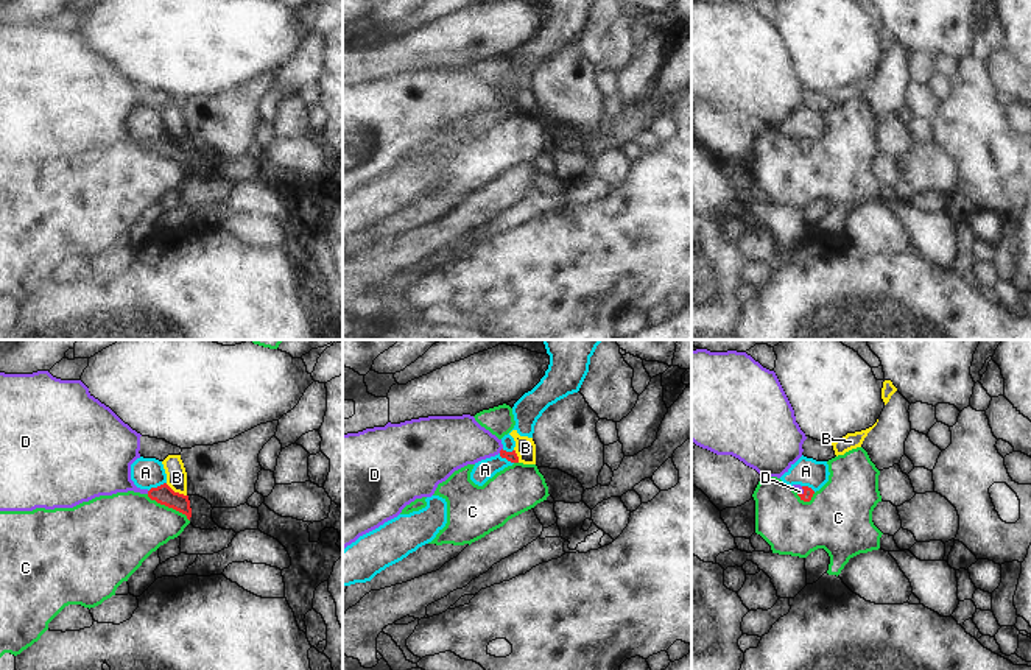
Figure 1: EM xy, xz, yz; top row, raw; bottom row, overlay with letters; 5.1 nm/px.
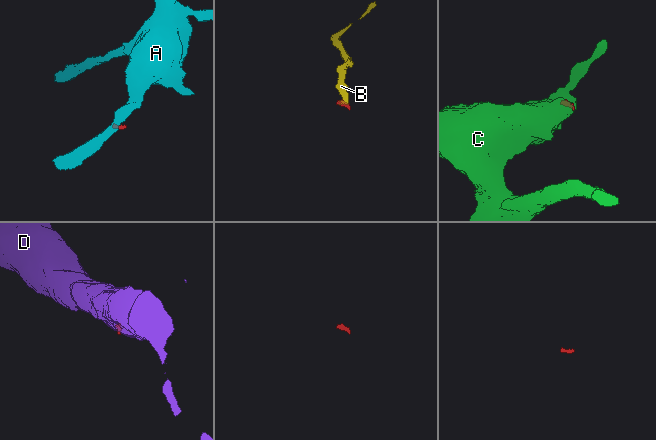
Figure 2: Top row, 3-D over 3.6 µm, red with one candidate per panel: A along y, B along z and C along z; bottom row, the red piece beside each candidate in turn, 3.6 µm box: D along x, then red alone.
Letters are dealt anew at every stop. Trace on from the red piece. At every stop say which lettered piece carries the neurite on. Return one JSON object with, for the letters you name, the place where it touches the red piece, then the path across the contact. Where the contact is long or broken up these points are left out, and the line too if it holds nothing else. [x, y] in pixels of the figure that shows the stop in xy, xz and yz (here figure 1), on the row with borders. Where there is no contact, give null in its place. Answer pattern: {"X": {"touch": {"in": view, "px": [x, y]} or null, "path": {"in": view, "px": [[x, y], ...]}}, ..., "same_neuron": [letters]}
{"D": {"touch": {"in": "xz", "px": [500, 451]}, "path": {"in": "xz", "px": [[511, 457], [500, 451], [488, 444], [453, 441]]}}, "same_neuron": ["D"]}

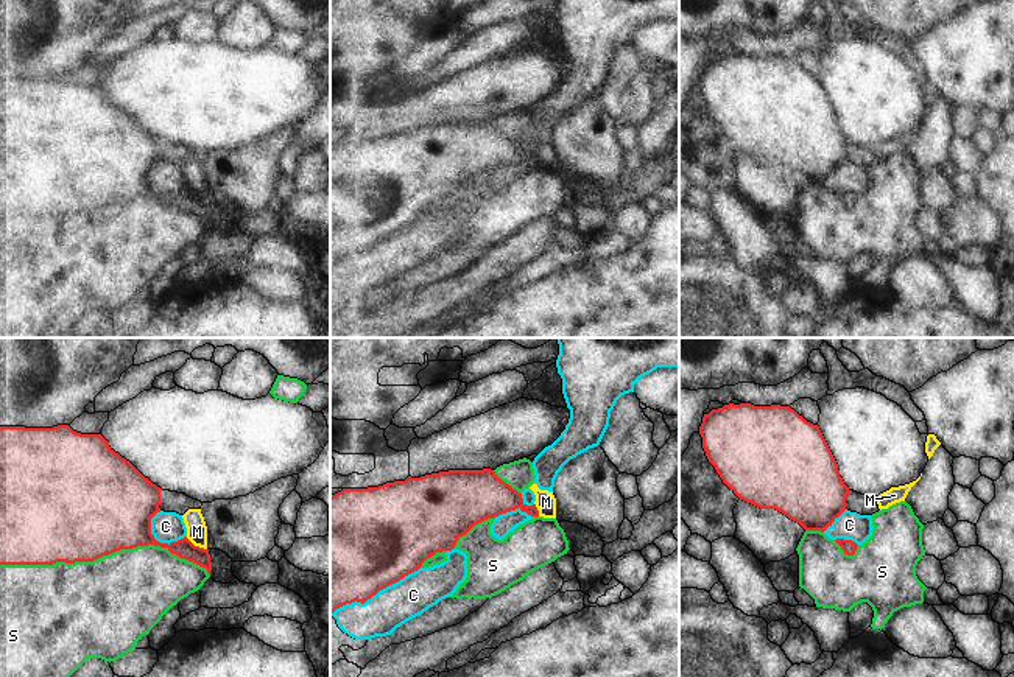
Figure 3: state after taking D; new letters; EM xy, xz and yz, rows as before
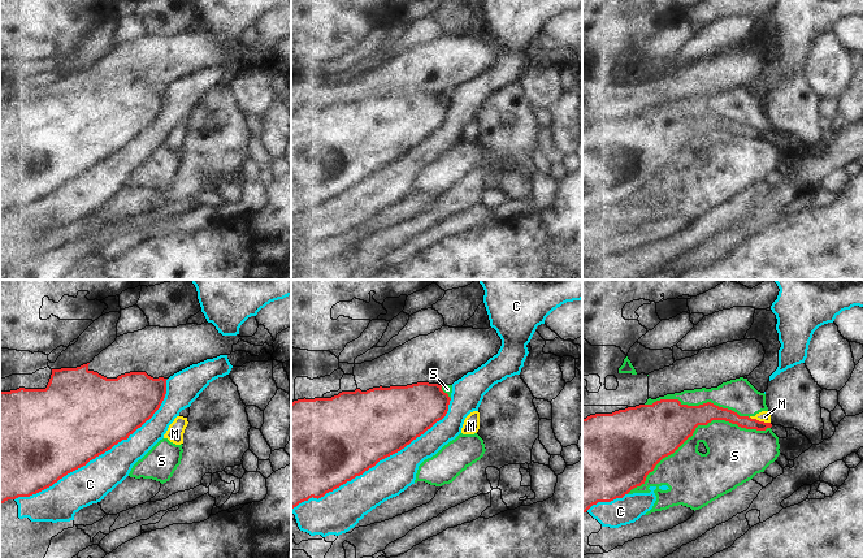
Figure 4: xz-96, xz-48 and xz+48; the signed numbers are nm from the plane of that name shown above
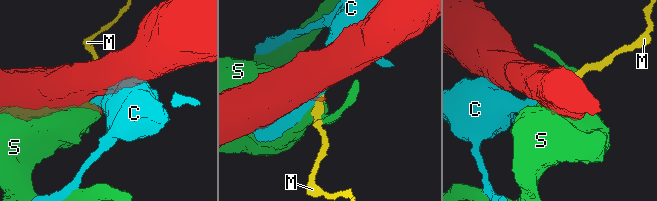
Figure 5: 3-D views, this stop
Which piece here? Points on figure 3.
{"same_neuron": []}

